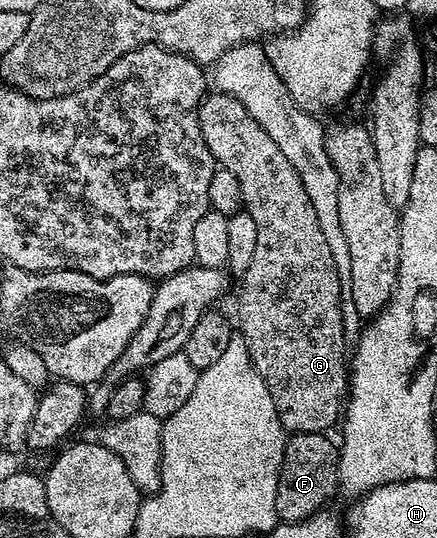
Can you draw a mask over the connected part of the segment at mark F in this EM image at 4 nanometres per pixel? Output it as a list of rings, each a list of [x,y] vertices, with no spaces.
[[[293,434],[286,441],[279,484],[275,492],[275,508],[281,522],[298,522],[324,511],[329,497],[338,493],[337,455],[339,446],[325,434]]]

